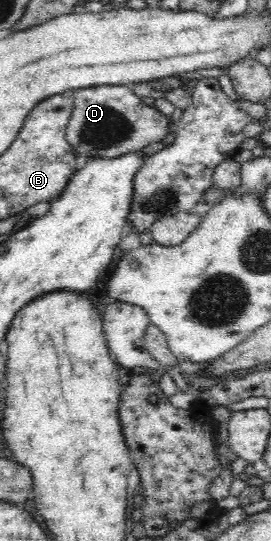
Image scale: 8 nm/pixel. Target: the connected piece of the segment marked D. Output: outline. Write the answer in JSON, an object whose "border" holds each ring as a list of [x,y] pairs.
{"border":[[[130,85],[89,87],[73,91],[74,108],[67,127],[67,141],[75,149],[77,170],[83,167],[87,158],[114,158],[131,152],[141,152],[144,147],[162,141],[169,132],[175,132],[174,123],[161,114],[155,106],[147,106],[141,97],[131,90]]]}

